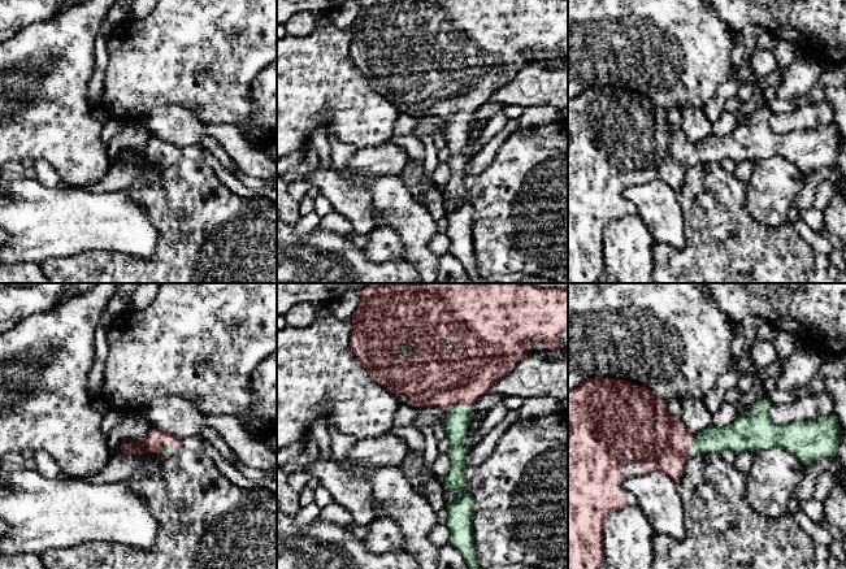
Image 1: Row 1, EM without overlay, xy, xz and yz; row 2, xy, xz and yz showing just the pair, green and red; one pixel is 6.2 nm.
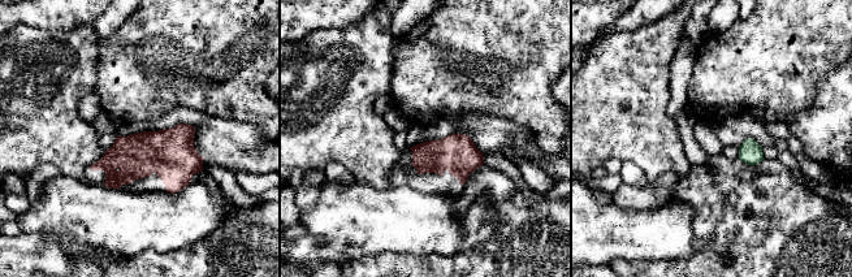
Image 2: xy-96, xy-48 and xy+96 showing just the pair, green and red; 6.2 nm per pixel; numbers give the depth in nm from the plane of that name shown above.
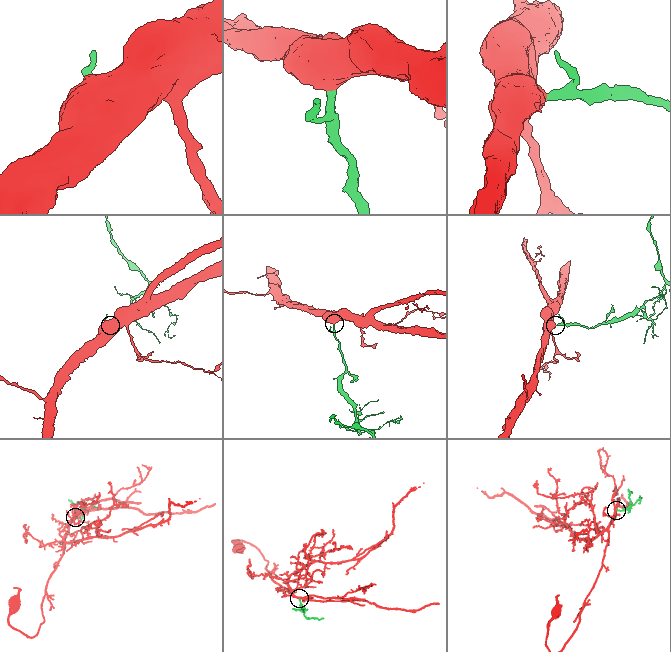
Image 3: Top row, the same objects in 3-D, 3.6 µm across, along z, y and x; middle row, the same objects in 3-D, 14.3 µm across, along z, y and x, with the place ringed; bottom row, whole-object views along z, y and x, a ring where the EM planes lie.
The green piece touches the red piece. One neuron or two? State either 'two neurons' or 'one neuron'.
one neuron

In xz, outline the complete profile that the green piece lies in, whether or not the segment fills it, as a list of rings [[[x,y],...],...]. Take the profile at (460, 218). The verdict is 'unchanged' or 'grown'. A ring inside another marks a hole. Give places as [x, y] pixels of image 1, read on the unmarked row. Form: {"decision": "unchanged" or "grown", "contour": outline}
{"decision": "unchanged", "contour": [[[461,203],[446,212],[450,238],[448,253],[456,257],[474,283],[489,283],[480,277],[473,243],[473,205]]]}

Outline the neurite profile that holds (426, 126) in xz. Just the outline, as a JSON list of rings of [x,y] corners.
[[[437,116],[422,117],[412,134],[422,142],[425,136],[430,136],[433,139],[435,130],[439,129],[443,139],[446,139],[446,121],[447,120]]]

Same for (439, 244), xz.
[[[435,233],[429,243],[430,251],[437,256],[443,256],[448,253],[450,238],[446,233]]]

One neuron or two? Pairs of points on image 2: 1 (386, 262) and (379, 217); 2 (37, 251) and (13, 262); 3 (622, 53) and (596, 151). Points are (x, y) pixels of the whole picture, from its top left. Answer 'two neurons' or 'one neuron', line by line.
1: two neurons
2: one neuron
3: one neuron

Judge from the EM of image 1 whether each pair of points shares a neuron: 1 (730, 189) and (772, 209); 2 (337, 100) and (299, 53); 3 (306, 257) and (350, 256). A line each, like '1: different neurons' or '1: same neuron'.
1: different neurons
2: same neuron
3: same neuron

